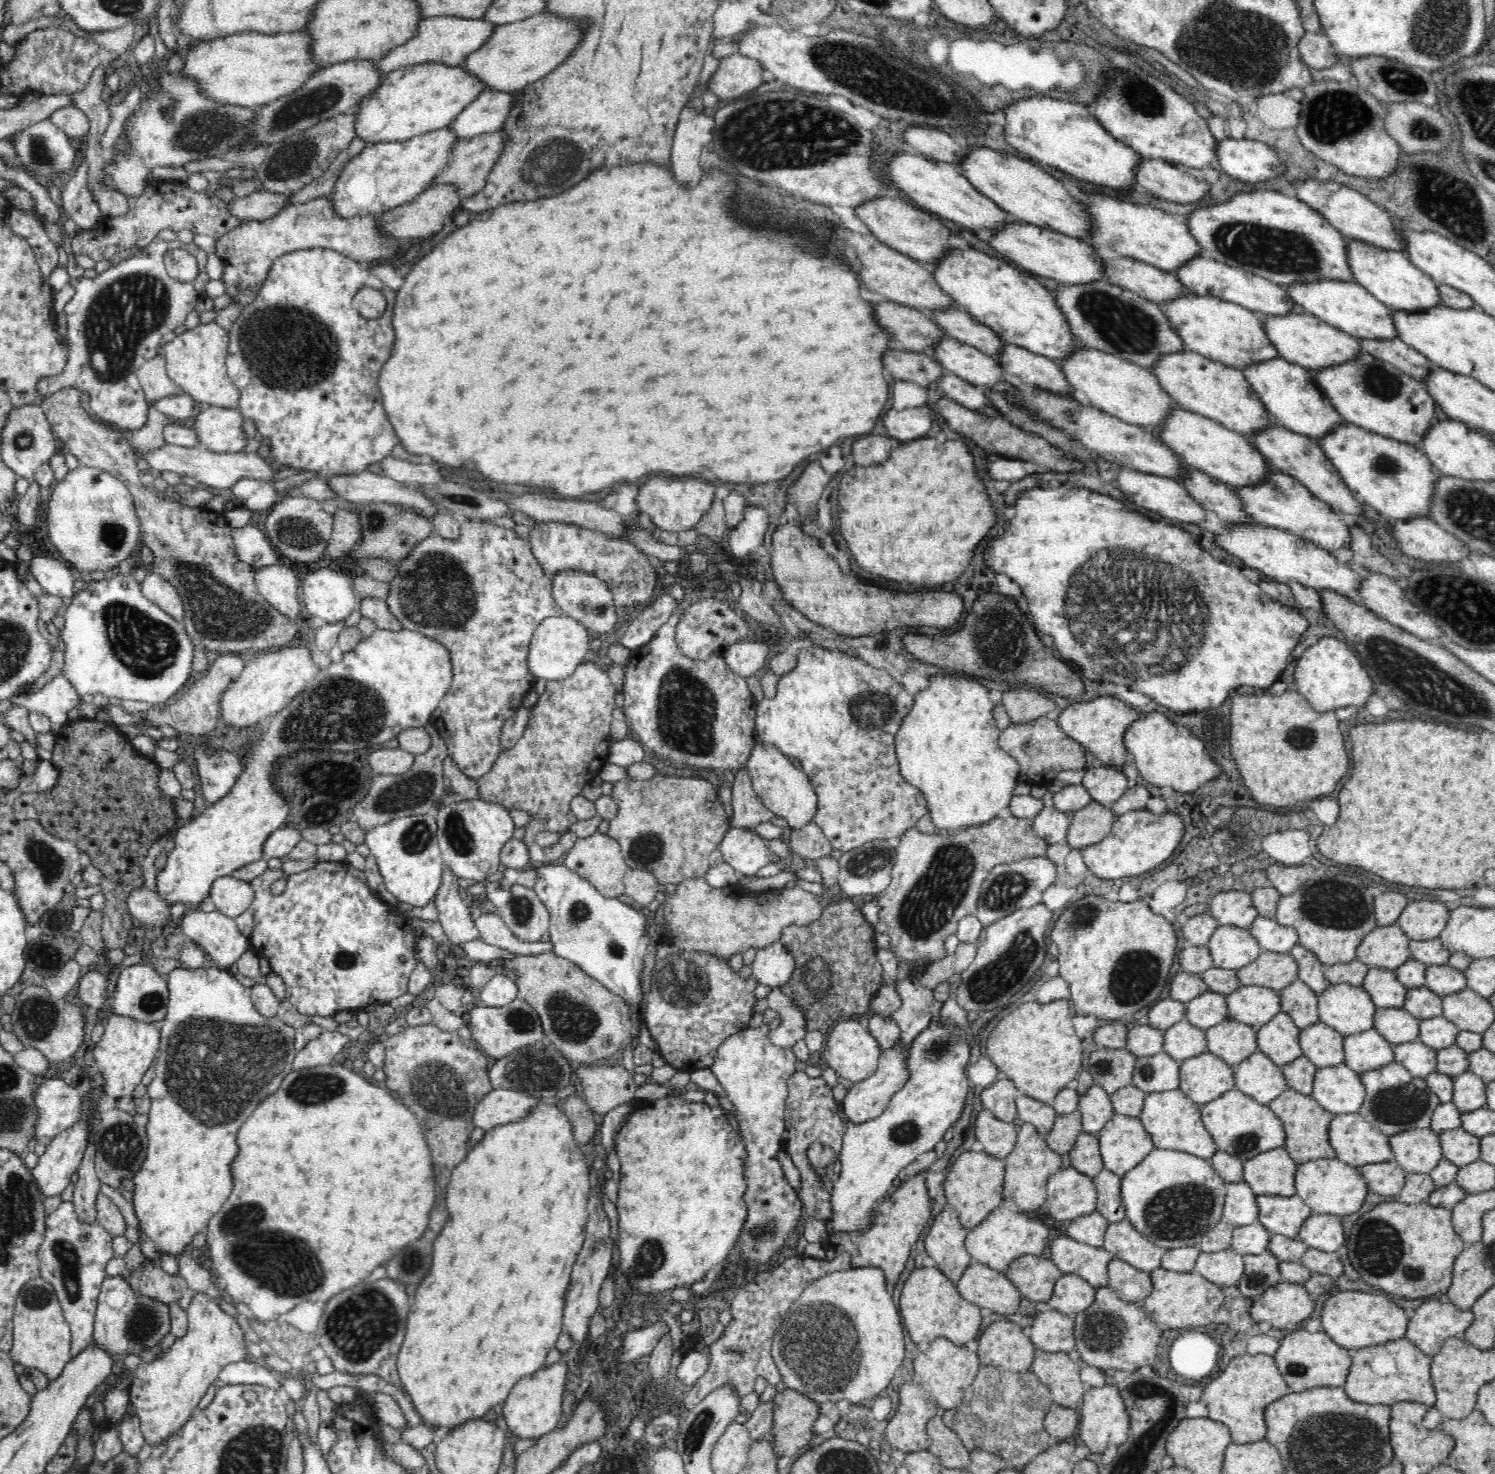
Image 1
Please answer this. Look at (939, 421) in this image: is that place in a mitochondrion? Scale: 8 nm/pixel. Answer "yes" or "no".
no

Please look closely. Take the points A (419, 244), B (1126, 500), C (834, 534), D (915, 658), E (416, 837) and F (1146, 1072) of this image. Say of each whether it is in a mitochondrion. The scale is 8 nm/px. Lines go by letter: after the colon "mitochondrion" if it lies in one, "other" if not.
A: other
B: other
C: other
D: other
E: mitochondrion
F: mitochondrion

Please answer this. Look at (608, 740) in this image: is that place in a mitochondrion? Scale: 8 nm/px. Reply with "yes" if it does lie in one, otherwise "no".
no

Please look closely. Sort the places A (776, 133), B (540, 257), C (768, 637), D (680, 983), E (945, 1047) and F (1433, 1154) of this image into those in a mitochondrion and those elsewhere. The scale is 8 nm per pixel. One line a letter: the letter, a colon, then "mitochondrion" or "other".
A: mitochondrion
B: other
C: other
D: mitochondrion
E: mitochondrion
F: other

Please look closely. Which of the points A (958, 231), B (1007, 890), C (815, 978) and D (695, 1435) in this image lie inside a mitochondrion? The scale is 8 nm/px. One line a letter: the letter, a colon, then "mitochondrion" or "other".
A: other
B: mitochondrion
C: mitochondrion
D: mitochondrion

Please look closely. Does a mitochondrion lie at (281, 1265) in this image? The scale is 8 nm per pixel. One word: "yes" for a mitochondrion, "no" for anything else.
yes

